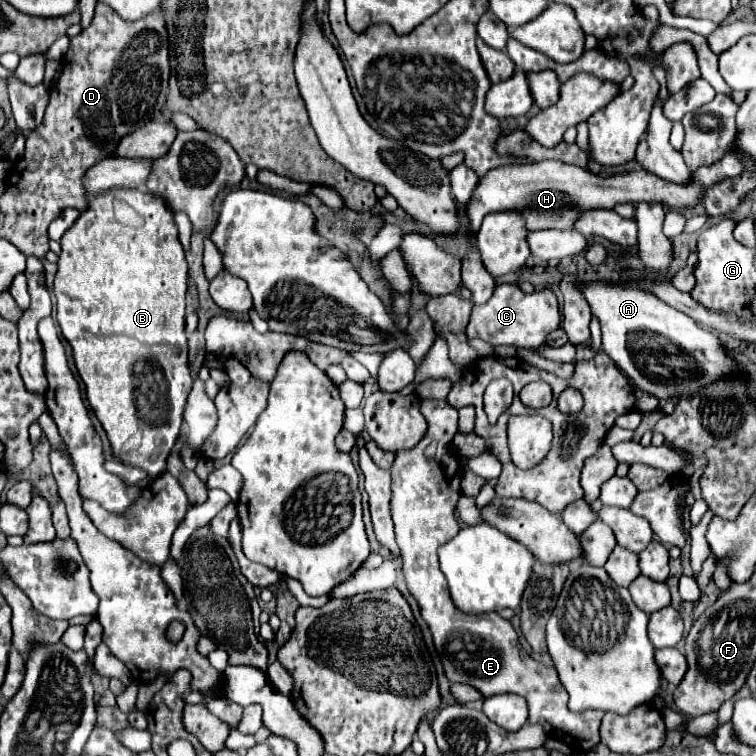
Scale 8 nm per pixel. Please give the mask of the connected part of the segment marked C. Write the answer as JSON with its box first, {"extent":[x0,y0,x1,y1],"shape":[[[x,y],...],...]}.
{"extent":[467,283,561,347],"shape":[[[501,283],[495,287],[491,299],[483,305],[475,305],[467,325],[467,337],[479,337],[491,345],[513,345],[513,347],[541,347],[551,331],[559,329],[561,309],[557,298],[548,289],[539,295],[523,293],[517,285]]]}

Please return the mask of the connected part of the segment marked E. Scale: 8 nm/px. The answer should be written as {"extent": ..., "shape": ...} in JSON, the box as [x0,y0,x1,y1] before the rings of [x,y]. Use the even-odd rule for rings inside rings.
{"extent":[391,399,605,753],"shape":[[[423,399],[421,411],[429,423],[425,437],[417,443],[417,447],[407,451],[397,451],[395,463],[391,465],[391,477],[393,477],[391,515],[395,523],[397,545],[401,549],[407,589],[419,603],[421,617],[431,629],[433,645],[441,659],[443,671],[449,681],[471,685],[483,697],[491,697],[495,693],[517,693],[525,697],[529,705],[529,723],[541,724],[549,737],[565,741],[573,751],[587,753],[599,743],[599,725],[605,713],[569,711],[567,691],[561,685],[555,667],[547,667],[529,657],[523,651],[519,637],[509,621],[505,621],[497,613],[481,613],[481,615],[461,613],[449,597],[447,581],[439,571],[437,547],[445,545],[459,531],[455,505],[461,495],[459,483],[463,467],[459,455],[455,455],[451,449],[451,441],[457,433],[457,409],[453,409],[447,401]],[[431,443],[437,443],[437,453],[433,457],[427,457],[425,449]]]}

